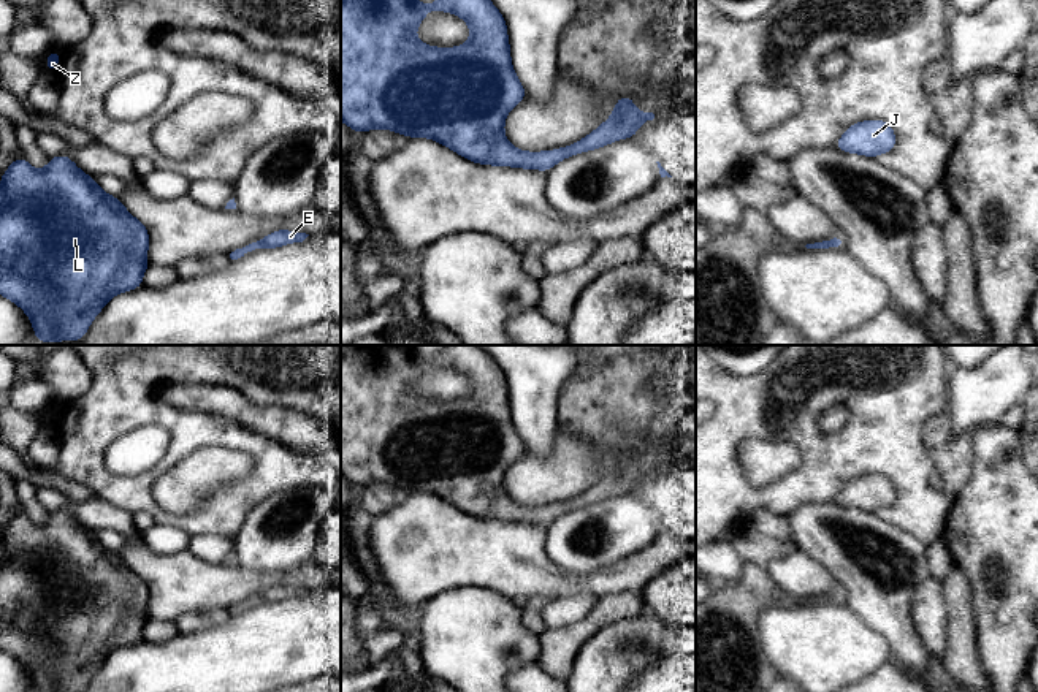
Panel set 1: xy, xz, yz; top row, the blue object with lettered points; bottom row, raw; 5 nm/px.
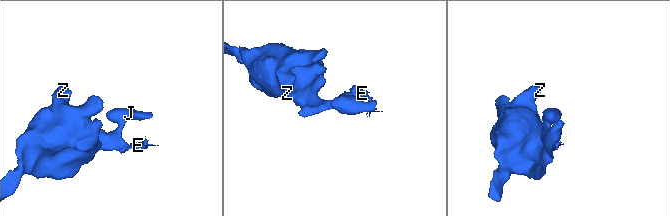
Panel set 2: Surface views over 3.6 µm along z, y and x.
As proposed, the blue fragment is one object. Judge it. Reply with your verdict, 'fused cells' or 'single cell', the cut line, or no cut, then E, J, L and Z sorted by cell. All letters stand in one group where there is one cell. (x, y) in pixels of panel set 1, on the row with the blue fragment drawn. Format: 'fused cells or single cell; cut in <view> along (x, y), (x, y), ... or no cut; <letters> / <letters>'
single cell; no cut; E J L Z

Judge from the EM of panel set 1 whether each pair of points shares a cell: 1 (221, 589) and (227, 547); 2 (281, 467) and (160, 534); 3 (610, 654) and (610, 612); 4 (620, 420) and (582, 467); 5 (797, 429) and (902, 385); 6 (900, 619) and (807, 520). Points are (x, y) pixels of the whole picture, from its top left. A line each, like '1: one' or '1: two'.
1: two
2: two
3: two
4: two
5: one
6: one

